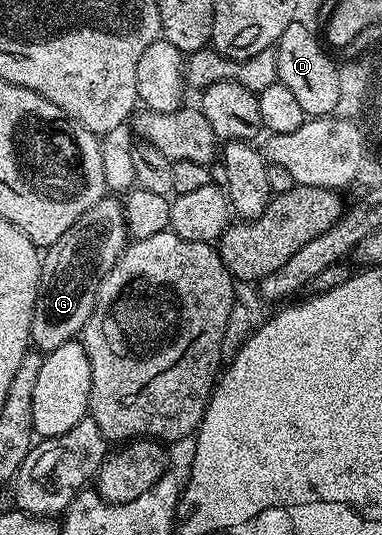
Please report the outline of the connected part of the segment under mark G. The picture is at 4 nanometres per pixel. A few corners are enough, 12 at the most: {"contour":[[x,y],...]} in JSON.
{"contour":[[103,198],[78,240],[41,257],[30,327],[39,353],[81,333],[126,249],[123,205]]}

